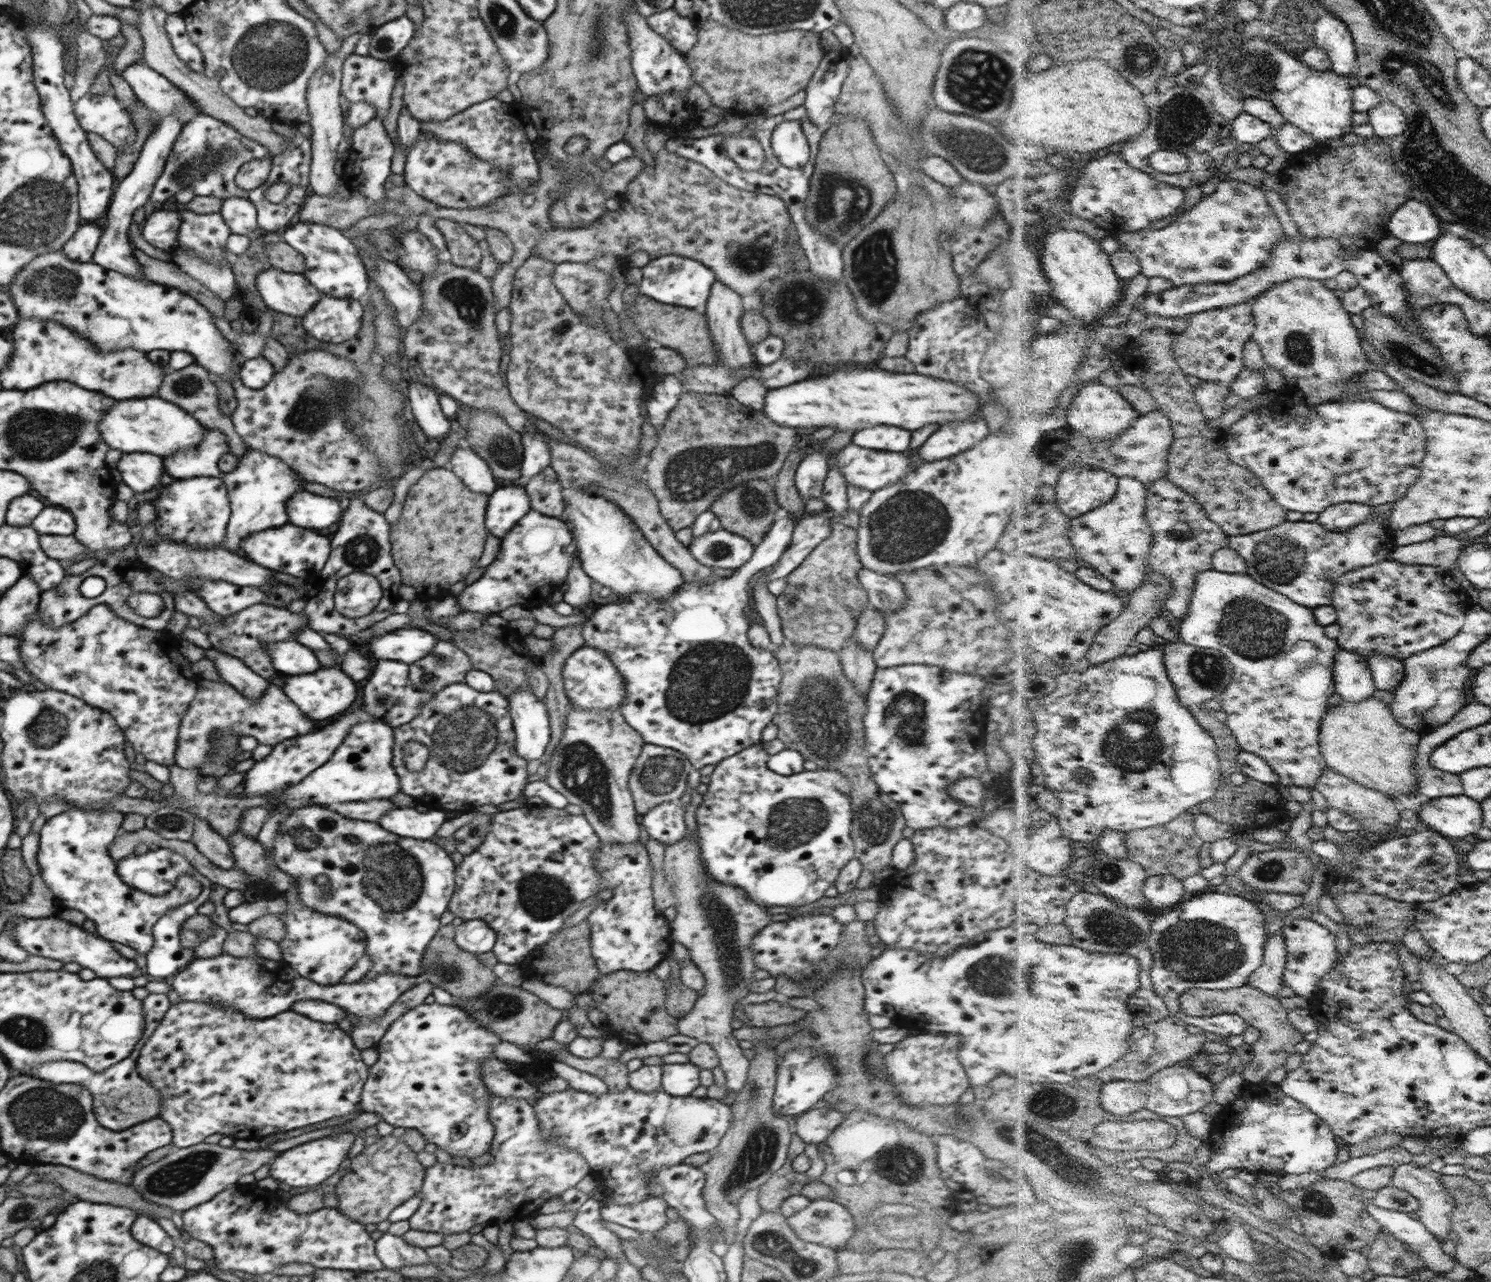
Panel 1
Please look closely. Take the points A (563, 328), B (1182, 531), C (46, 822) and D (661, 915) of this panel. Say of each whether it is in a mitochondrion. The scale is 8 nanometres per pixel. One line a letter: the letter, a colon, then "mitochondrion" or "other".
A: mitochondrion
B: mitochondrion
C: other
D: other

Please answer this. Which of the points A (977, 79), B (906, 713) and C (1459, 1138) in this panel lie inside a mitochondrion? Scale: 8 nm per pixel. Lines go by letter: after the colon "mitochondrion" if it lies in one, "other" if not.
A: mitochondrion
B: mitochondrion
C: other

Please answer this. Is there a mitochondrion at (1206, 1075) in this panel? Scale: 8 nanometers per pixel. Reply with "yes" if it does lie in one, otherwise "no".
no

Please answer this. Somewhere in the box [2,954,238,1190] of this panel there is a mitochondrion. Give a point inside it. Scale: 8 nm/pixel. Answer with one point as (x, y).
(45, 1113)

